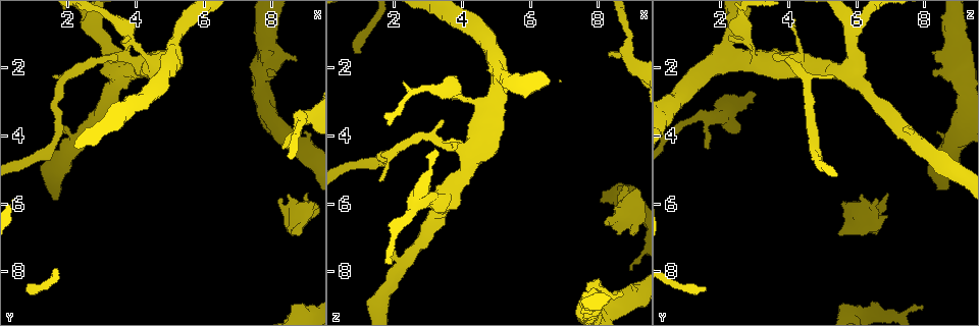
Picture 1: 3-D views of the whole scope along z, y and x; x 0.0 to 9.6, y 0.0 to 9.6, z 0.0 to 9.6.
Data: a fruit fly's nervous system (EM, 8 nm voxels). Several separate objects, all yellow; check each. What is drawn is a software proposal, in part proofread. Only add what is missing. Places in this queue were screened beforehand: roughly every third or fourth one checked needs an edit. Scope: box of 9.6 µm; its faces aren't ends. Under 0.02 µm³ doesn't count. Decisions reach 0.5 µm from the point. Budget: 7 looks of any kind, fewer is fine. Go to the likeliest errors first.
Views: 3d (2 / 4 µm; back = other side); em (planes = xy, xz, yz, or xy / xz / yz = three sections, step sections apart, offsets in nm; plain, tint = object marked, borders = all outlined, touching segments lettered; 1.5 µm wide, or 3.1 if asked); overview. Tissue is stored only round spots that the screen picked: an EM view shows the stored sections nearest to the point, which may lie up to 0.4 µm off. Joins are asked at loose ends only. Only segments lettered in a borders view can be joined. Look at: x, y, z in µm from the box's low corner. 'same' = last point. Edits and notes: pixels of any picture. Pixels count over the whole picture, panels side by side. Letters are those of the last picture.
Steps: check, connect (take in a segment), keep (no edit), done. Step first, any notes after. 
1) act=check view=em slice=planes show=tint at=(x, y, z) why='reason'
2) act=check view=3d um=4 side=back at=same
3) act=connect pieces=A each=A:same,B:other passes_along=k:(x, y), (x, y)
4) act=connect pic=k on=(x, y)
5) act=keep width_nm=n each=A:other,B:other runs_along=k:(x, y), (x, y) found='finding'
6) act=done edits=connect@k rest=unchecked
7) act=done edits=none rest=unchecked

act=check view=3d um=4 at=(8.95, 9.05, 7.95) why='branch stops here'

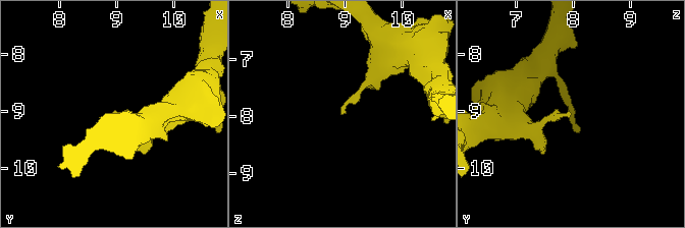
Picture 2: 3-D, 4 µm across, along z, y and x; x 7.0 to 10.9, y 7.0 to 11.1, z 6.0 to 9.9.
act=check view=em slice=xy step=4 show=borders at=(8.95, 9.10, 7.95)

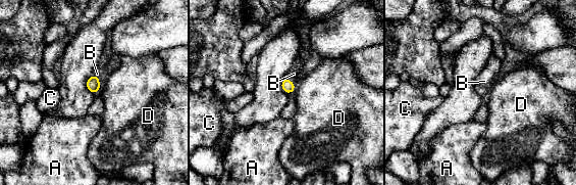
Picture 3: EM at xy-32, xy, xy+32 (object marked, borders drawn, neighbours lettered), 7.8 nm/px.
act=connect pieces=B each=A:other,B:same,C:other,D:other found='the cell continues'

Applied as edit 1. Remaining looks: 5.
act=check view=overview why='see it whole again'

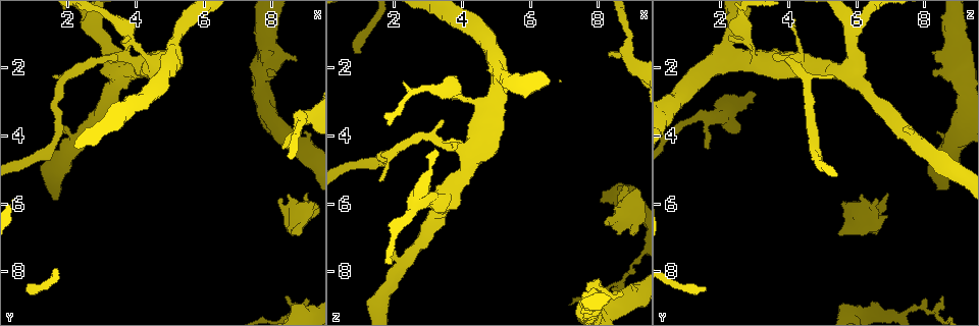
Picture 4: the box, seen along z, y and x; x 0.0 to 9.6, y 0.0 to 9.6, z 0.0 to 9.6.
act=check view=3d um=4 at=(2.00, 3.80, 7.40) why='thick end'

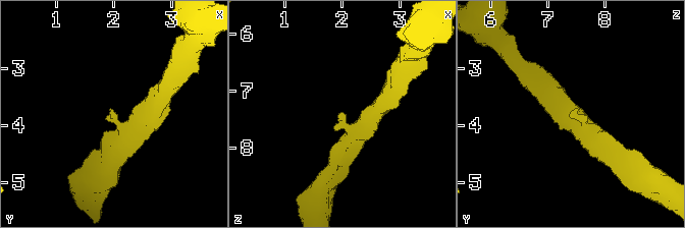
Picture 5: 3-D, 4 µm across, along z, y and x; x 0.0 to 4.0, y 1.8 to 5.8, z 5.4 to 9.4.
act=check view=em slice=planes show=borders at=(2.00, 3.80, 7.35) why='need the tissue'

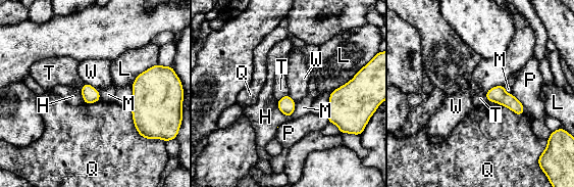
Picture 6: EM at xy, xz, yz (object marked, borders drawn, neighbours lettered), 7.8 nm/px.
act=keep each=H:other,L:other,M:other,P:other,Q:other,T:other,W:other found='no lettered segment goes on from it'

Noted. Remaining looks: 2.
act=done edits=connect@3 rest=unchecked

